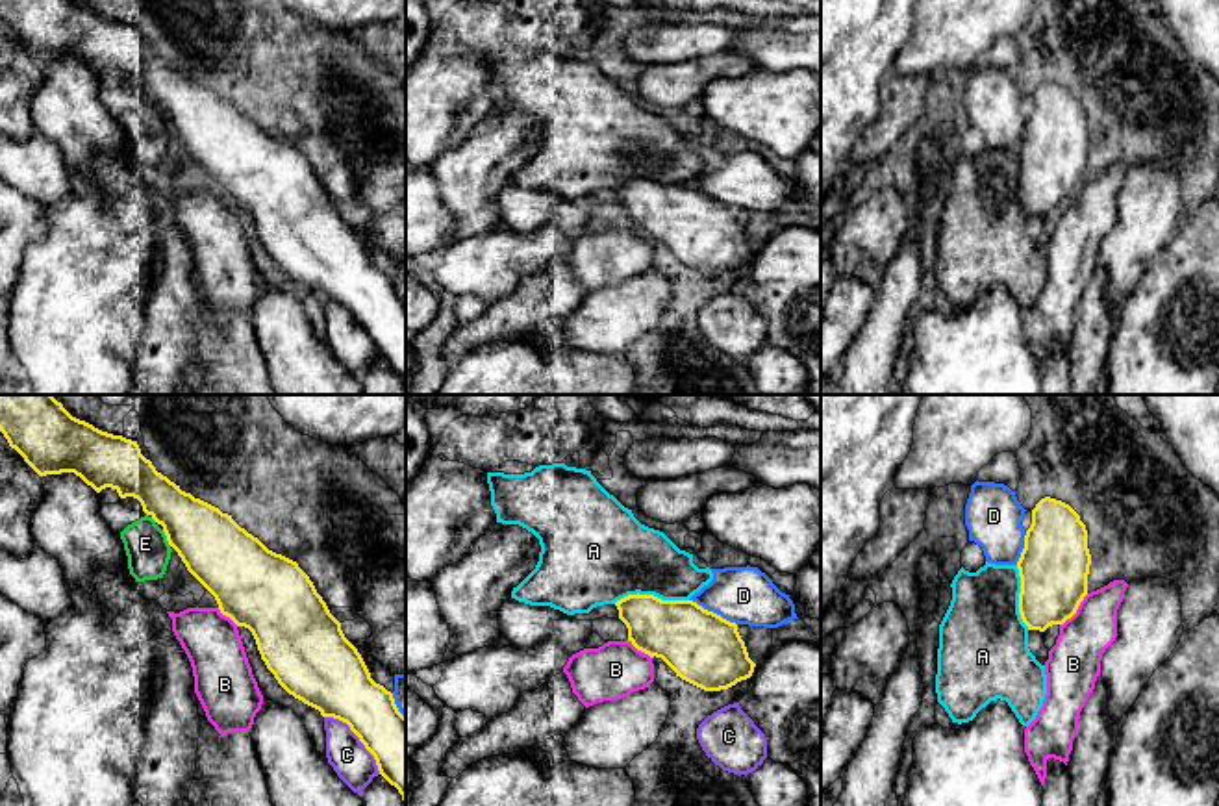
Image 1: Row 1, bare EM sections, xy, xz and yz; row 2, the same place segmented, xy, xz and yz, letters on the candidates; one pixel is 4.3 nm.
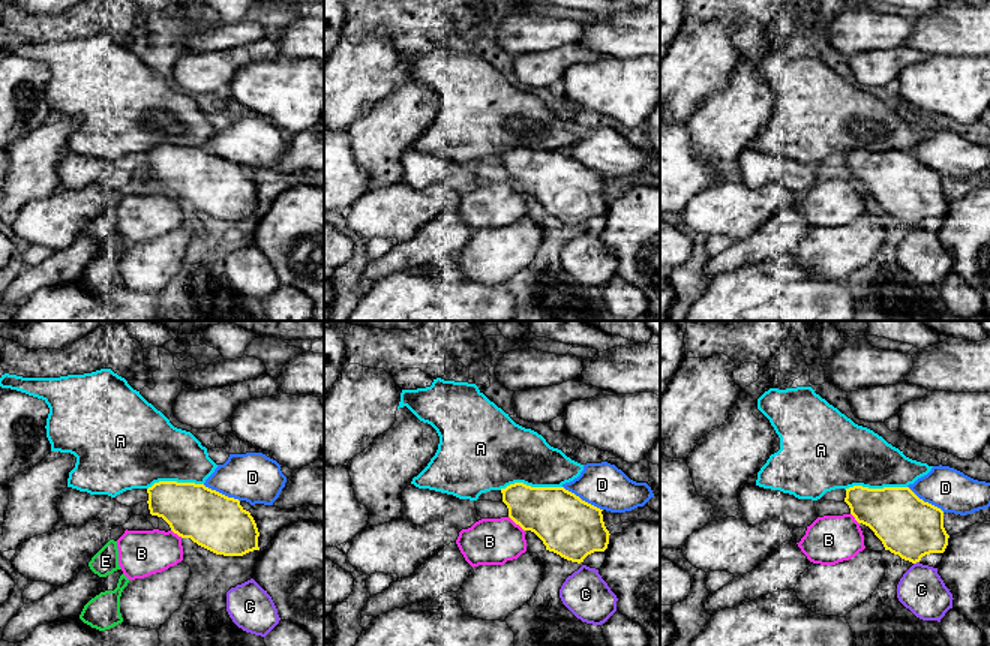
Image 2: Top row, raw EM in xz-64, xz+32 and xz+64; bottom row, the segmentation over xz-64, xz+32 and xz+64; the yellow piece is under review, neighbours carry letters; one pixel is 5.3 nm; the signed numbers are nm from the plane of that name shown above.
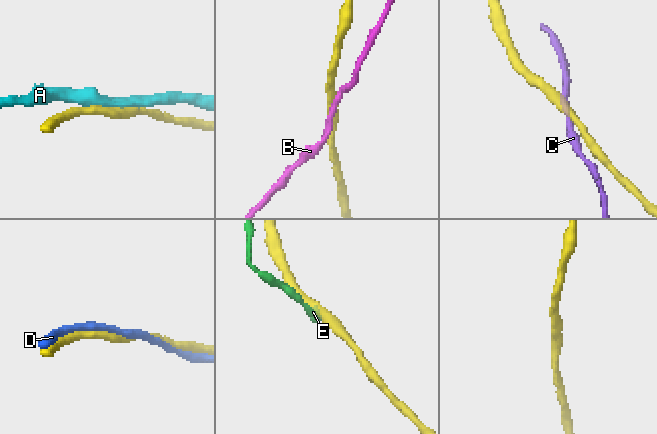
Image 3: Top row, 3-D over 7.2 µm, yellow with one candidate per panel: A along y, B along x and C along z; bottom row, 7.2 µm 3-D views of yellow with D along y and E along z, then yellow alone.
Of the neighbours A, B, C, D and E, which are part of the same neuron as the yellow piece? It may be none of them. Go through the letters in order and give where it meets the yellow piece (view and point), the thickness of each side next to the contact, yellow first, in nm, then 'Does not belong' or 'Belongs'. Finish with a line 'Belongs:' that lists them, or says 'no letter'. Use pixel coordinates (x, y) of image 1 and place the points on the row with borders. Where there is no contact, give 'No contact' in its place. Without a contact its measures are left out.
A: Touches yellow at xz (651, 595). Thickness 300 nm (yellow) against 380 nm. Does not belong
B: Touches yellow at yz (1077, 608). Thickness 300 nm (yellow) against 220 nm. Does not belong
C: Touches yellow at xy (358, 736). Thickness 280 nm (yellow) against 170 nm. Does not belong
D: Touches yellow at xz (712, 612). Thickness 320 nm (yellow) against 260 nm. Belongs
E: Touches yellow at xy (167, 538). Thickness 300 nm (yellow) against 190 nm. Does not belong
Belongs: D

